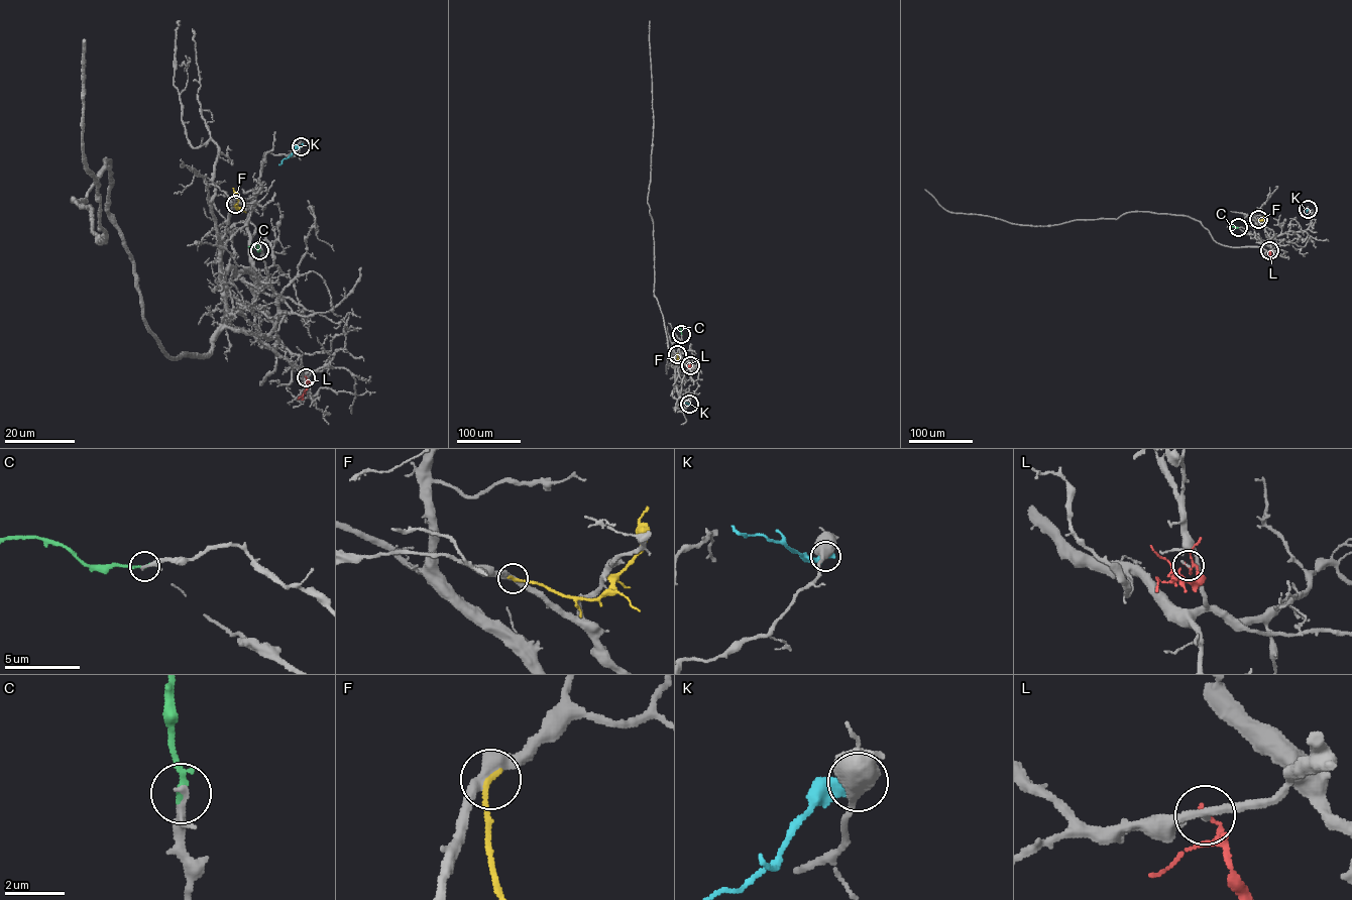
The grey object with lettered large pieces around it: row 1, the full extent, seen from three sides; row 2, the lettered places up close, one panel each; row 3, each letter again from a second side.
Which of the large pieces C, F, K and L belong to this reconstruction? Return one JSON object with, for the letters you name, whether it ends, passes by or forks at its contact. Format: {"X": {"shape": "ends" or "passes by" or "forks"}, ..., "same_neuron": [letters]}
{"C": {"shape": "ends"}, "same_neuron": ["C"]}

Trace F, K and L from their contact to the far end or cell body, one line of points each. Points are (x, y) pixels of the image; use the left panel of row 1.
F: (235, 204), (238, 209), (232, 188)
K: (301, 145), (278, 164)
L: (306, 376), (310, 383), (308, 388), (297, 399)

